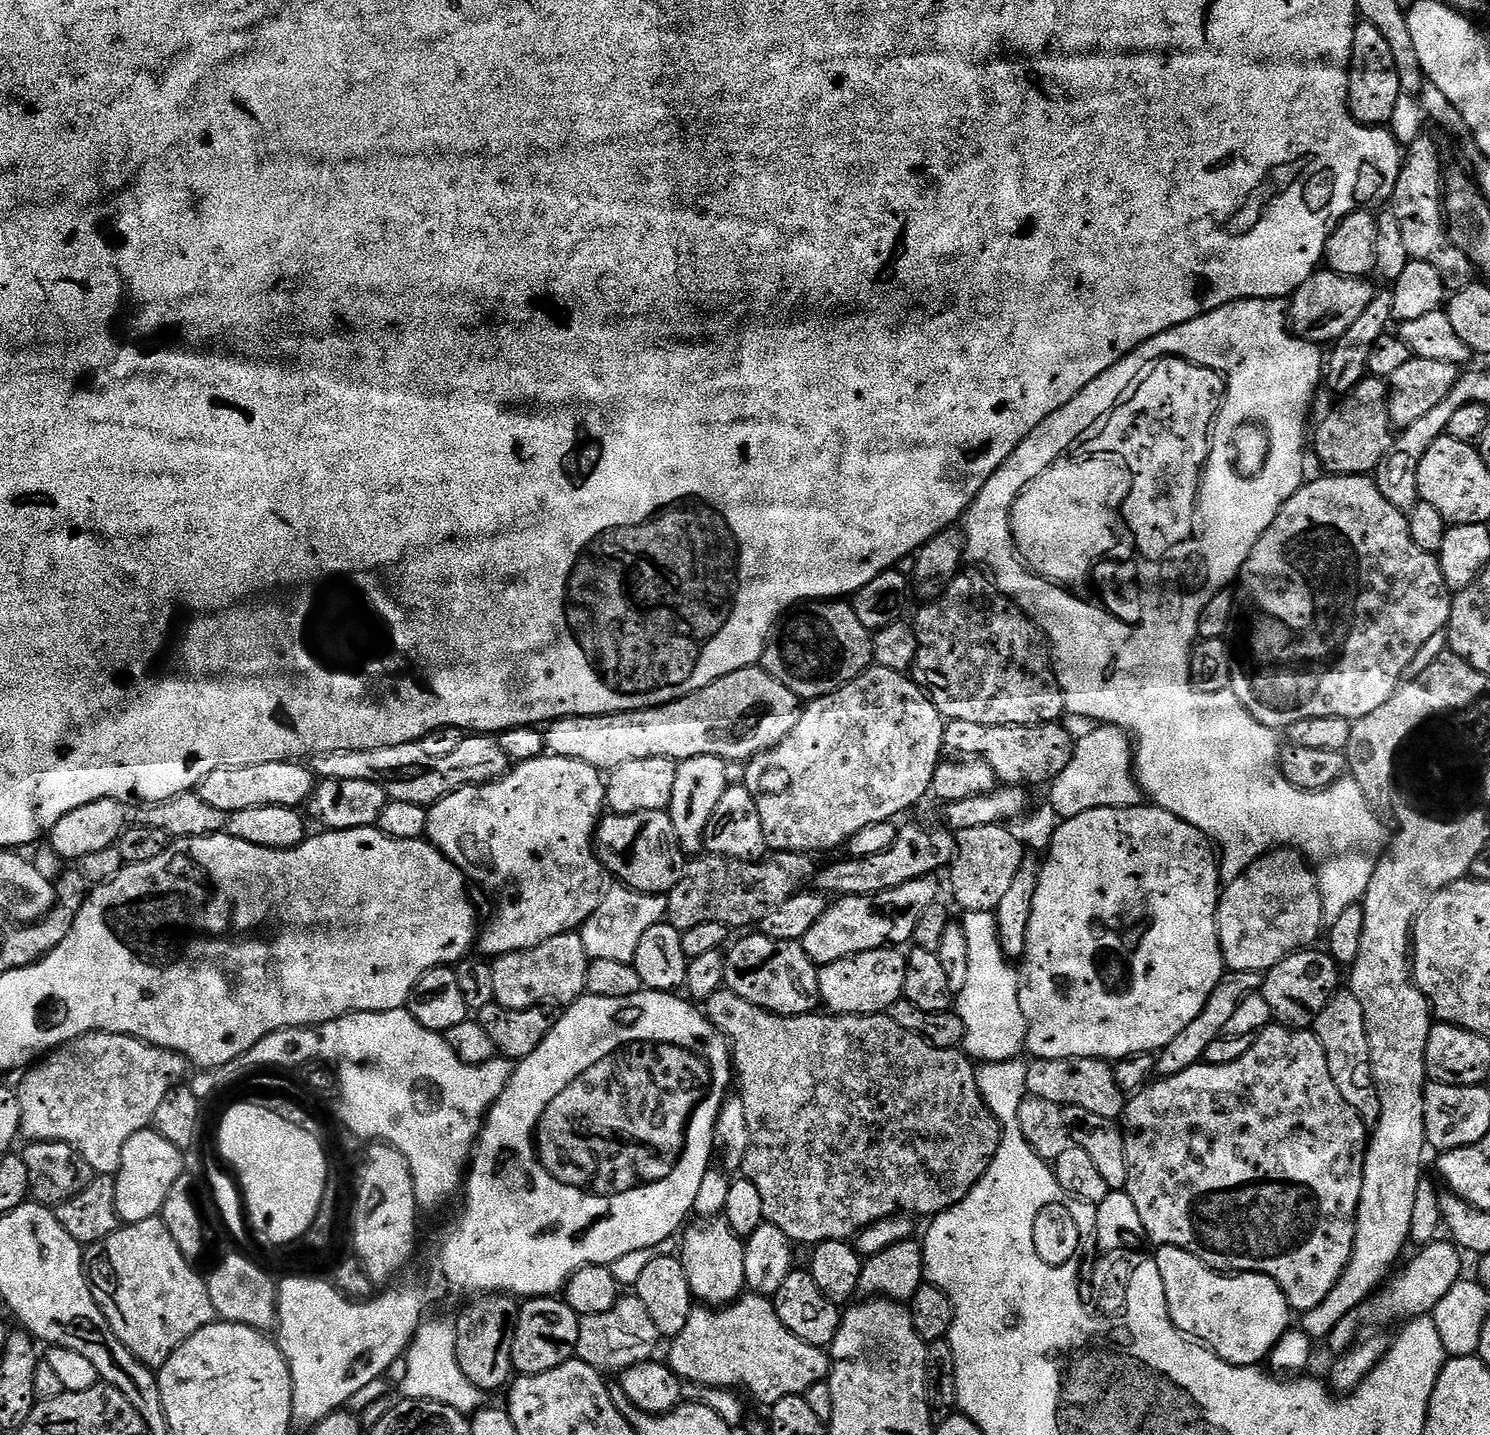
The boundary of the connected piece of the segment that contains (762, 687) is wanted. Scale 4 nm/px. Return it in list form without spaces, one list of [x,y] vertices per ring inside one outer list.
[[[753,666],[742,670],[734,670],[714,682],[710,682],[710,686],[706,686],[697,692],[691,692],[689,696],[684,696],[680,700],[673,700],[671,704],[661,704],[659,708],[643,708],[637,712],[615,712],[609,716],[563,716],[560,720],[553,720],[547,725],[544,732],[544,742],[547,751],[553,756],[578,758],[578,762],[586,762],[590,766],[601,770],[617,768],[622,766],[622,762],[638,762],[638,758],[666,758],[679,762],[690,758],[698,758],[699,756],[716,756],[719,760],[725,762],[747,762],[760,752],[769,752],[774,746],[778,746],[778,742],[782,742],[782,738],[786,738],[786,734],[790,734],[790,730],[794,730],[794,726],[798,726],[801,711],[802,701],[800,697],[794,695],[786,686],[782,686],[782,682],[778,682],[778,678],[771,676],[762,666]]]

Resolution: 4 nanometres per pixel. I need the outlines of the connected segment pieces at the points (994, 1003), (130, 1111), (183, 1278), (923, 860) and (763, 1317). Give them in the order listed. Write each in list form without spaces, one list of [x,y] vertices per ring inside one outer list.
[[[964,912],[962,916],[966,947],[970,950],[970,966],[966,969],[966,986],[955,997],[954,1010],[962,1018],[964,1027],[963,1051],[973,1061],[993,1064],[1017,1059],[1025,1051],[1028,1038],[1028,1023],[1020,1005],[1020,972],[1013,961],[1005,956],[998,936],[998,922],[995,912]]]
[[[88,1032],[84,1036],[79,1036],[77,1040],[71,1040],[70,1043],[63,1044],[61,1048],[49,1052],[47,1056],[31,1065],[23,1073],[23,1076],[25,1075],[24,1081],[21,1082],[20,1088],[18,1087],[18,1095],[20,1097],[20,1136],[28,1142],[45,1140],[46,1142],[68,1144],[74,1150],[78,1150],[78,1154],[82,1154],[82,1158],[91,1166],[93,1173],[102,1176],[115,1176],[122,1162],[122,1146],[126,1146],[126,1142],[130,1142],[130,1138],[134,1138],[134,1134],[145,1131],[151,1125],[154,1118],[154,1110],[158,1110],[162,1098],[166,1098],[168,1091],[177,1087],[183,1081],[180,1079],[183,1078],[184,1071],[189,1071],[189,1068],[190,1065],[183,1056],[178,1056],[170,1050],[159,1048],[153,1044],[147,1044],[133,1036],[123,1036],[113,1032]]]
[[[159,1216],[146,1218],[137,1224],[124,1224],[114,1234],[102,1238],[102,1242],[87,1245],[84,1267],[94,1302],[102,1310],[106,1322],[110,1322],[110,1331],[147,1368],[159,1370],[172,1357],[172,1352],[198,1334],[198,1330],[217,1323],[207,1279],[192,1269],[195,1267],[189,1260],[182,1258],[182,1250],[178,1250],[174,1237]]]
[[[920,824],[903,825],[890,850],[882,854],[870,854],[866,858],[843,858],[837,864],[828,864],[819,869],[814,881],[817,892],[829,898],[842,896],[877,896],[894,892],[906,882],[921,880],[923,876],[936,876],[947,869],[956,859],[956,838],[947,827],[923,828]]]
[[[745,1294],[734,1303],[722,1308],[711,1306],[693,1307],[690,1319],[682,1334],[671,1337],[672,1349],[666,1363],[674,1375],[689,1384],[701,1384],[711,1388],[741,1390],[745,1388],[758,1403],[770,1406],[787,1396],[803,1396],[810,1386],[827,1381],[832,1361],[825,1349],[802,1342],[782,1322],[776,1313],[776,1305],[767,1296]]]

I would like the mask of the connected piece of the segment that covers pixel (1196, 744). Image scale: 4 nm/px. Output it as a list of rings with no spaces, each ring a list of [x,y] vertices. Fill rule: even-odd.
[[[1283,299],[1278,300],[1235,300],[1218,310],[1210,310],[1190,322],[1182,322],[1182,326],[1174,326],[1154,338],[1150,338],[1142,346],[1138,346],[1126,358],[1122,358],[1106,374],[1094,378],[1079,392],[1062,410],[1054,410],[1050,418],[1046,418],[1028,435],[998,466],[998,470],[982,486],[982,490],[968,507],[962,517],[964,533],[964,554],[967,563],[979,566],[990,573],[996,581],[1000,592],[1008,596],[1033,622],[1040,627],[1052,649],[1052,666],[1060,688],[1064,692],[1064,702],[1069,713],[1081,716],[1084,720],[1096,720],[1097,725],[1120,728],[1130,734],[1134,741],[1134,771],[1136,781],[1140,783],[1141,793],[1148,796],[1155,807],[1166,810],[1194,826],[1202,835],[1207,836],[1218,849],[1220,878],[1225,885],[1234,882],[1260,856],[1265,856],[1277,848],[1285,846],[1303,852],[1310,861],[1316,881],[1320,883],[1320,893],[1324,903],[1325,921],[1338,919],[1350,906],[1363,901],[1370,880],[1374,878],[1374,870],[1380,857],[1386,851],[1386,836],[1380,825],[1381,817],[1373,812],[1366,802],[1358,782],[1351,778],[1339,780],[1321,792],[1298,790],[1298,786],[1290,786],[1280,769],[1280,750],[1277,729],[1259,724],[1242,706],[1240,699],[1229,690],[1218,694],[1197,692],[1190,678],[1190,662],[1192,649],[1198,643],[1200,619],[1206,610],[1206,602],[1214,598],[1214,594],[1225,591],[1228,583],[1235,581],[1244,568],[1246,558],[1250,558],[1250,550],[1266,534],[1266,530],[1280,513],[1280,508],[1292,495],[1304,487],[1306,480],[1278,482],[1266,478],[1248,478],[1234,466],[1234,446],[1226,444],[1232,428],[1238,418],[1252,414],[1310,414],[1313,411],[1312,399],[1316,396],[1316,387],[1322,384],[1326,372],[1326,356],[1321,345],[1312,344],[1292,335],[1290,331],[1290,308]],[[1032,576],[1041,580],[1044,585],[1040,592],[1032,592]]]

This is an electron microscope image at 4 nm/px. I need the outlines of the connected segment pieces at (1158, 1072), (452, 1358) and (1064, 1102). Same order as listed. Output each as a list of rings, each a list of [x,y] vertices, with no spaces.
[[[1225,971],[1224,977],[1218,982],[1218,986],[1214,986],[1214,990],[1210,994],[1206,1006],[1198,1014],[1198,1018],[1194,1018],[1194,1022],[1190,1022],[1190,1026],[1186,1026],[1186,1030],[1182,1030],[1182,1034],[1178,1034],[1178,1038],[1174,1038],[1165,1048],[1160,1049],[1156,1056],[1155,1075],[1163,1078],[1182,1074],[1182,1070],[1190,1070],[1190,1066],[1201,1063],[1210,1042],[1214,1042],[1224,1035],[1226,1022],[1230,1022],[1230,1017],[1234,1015],[1234,1010],[1238,1010],[1242,998],[1257,995],[1263,986],[1264,978],[1259,972]]]
[[[425,1319],[414,1334],[412,1343],[404,1356],[406,1360],[406,1378],[398,1386],[399,1395],[405,1400],[429,1400],[446,1406],[454,1406],[454,1410],[465,1414],[479,1412],[485,1407],[486,1394],[466,1374],[462,1374],[462,1366],[458,1366],[456,1353],[456,1326],[451,1319]]]
[[[1098,1058],[1033,1059],[1026,1070],[1028,1095],[1054,1102],[1060,1108],[1081,1108],[1101,1118],[1119,1121],[1124,1114],[1126,1093],[1118,1086],[1115,1067]]]

